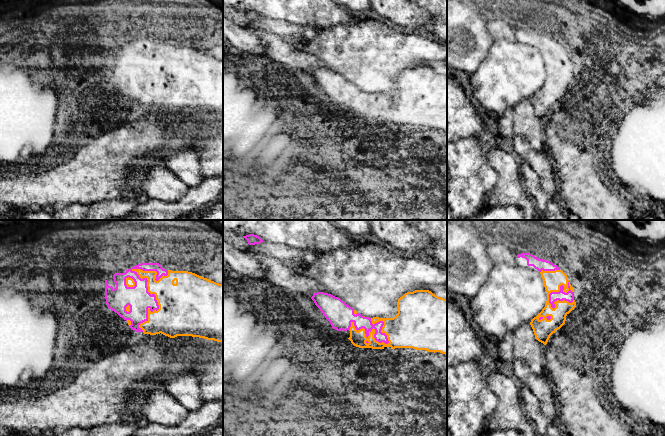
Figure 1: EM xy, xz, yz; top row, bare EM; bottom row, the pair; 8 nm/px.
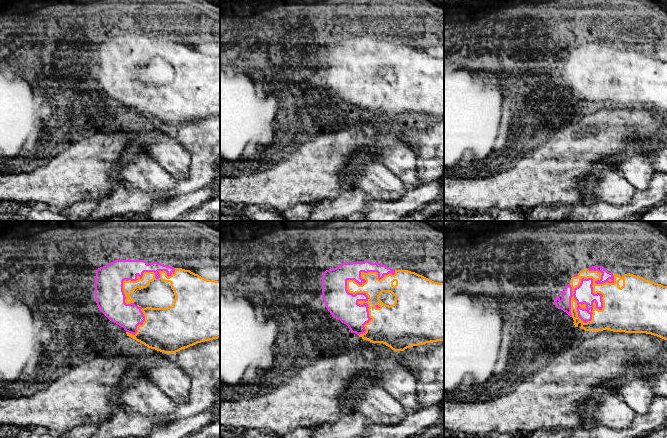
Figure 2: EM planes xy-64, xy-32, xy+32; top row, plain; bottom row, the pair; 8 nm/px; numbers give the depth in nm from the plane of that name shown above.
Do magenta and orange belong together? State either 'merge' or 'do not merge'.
merge

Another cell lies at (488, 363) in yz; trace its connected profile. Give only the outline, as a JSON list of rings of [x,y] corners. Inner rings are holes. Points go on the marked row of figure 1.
[[[484,349],[483,355],[480,357],[477,365],[483,377],[483,382],[486,382],[488,376],[494,371],[505,369],[504,366],[497,360],[493,351]]]

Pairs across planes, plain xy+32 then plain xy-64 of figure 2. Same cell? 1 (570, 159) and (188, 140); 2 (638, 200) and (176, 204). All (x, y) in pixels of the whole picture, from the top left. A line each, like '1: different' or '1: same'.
1: different
2: same

